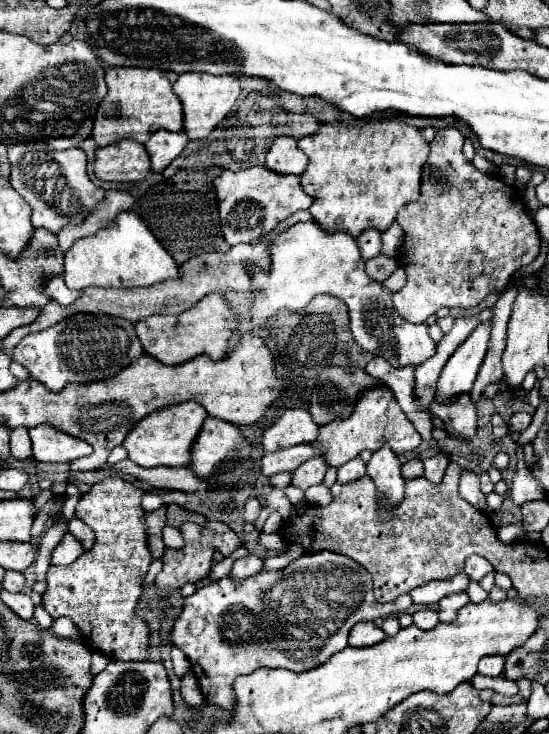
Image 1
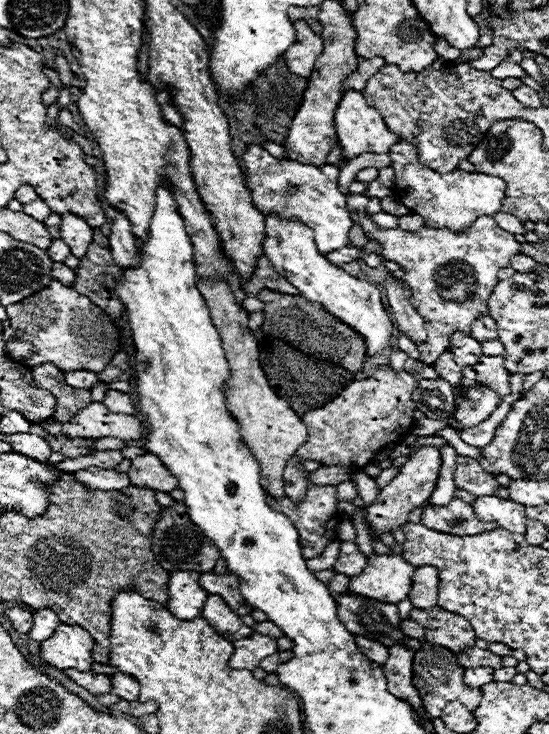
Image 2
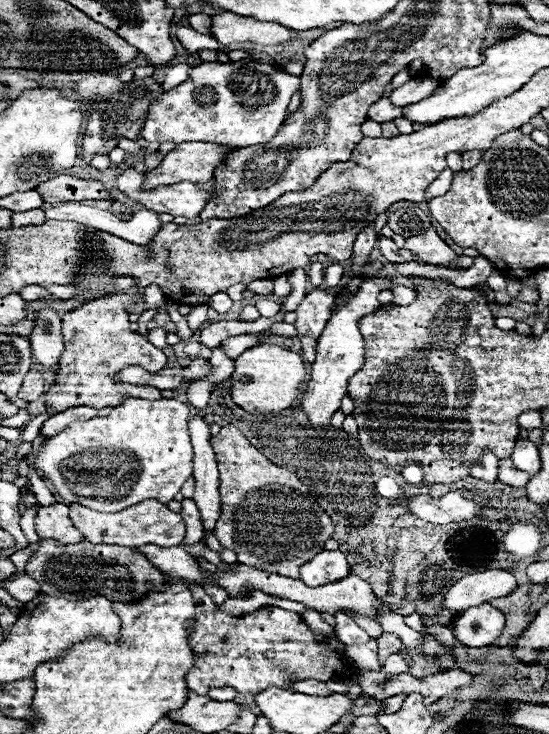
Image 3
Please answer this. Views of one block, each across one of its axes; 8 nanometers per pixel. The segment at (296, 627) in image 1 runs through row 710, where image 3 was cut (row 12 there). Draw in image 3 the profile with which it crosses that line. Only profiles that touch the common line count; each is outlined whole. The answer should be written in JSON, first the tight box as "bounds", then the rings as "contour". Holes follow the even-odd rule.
{"bounds":[212,12,291,46],"contour":[[[232,12],[212,16],[214,38],[230,46],[234,42],[253,42],[254,44],[276,45],[290,41],[291,30],[274,22],[258,22],[254,18],[244,18]]]}

